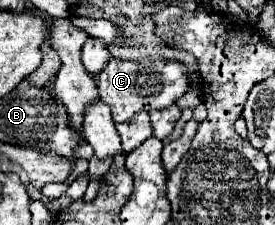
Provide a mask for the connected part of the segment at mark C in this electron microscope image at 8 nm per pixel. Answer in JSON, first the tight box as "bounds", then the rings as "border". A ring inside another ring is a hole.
{"bounds":[98,59,188,123],"border":[[[110,59],[108,65],[98,73],[98,91],[100,99],[110,105],[112,121],[122,123],[128,121],[138,111],[152,111],[152,109],[166,109],[176,103],[188,91],[188,69],[180,61],[166,61],[166,73],[156,71],[150,59]]]}

